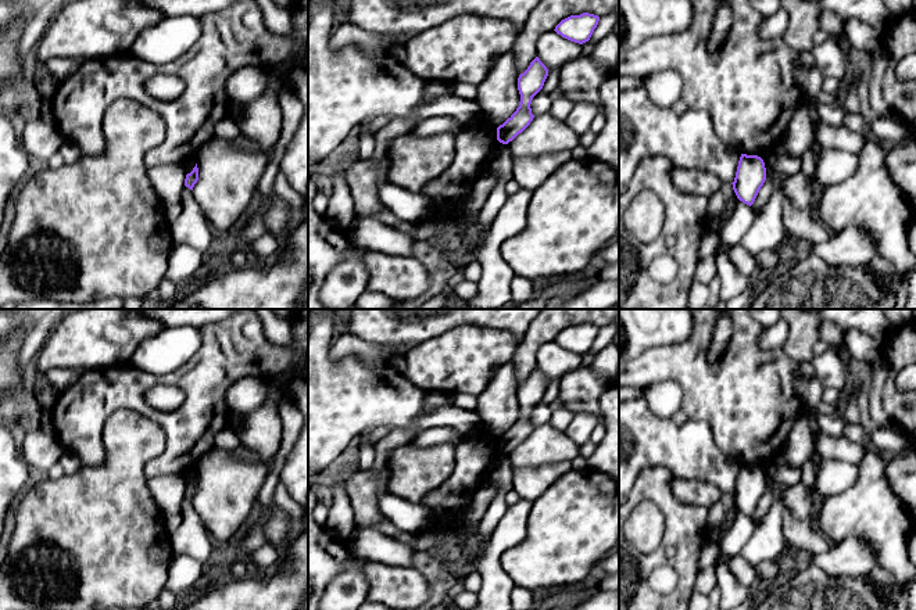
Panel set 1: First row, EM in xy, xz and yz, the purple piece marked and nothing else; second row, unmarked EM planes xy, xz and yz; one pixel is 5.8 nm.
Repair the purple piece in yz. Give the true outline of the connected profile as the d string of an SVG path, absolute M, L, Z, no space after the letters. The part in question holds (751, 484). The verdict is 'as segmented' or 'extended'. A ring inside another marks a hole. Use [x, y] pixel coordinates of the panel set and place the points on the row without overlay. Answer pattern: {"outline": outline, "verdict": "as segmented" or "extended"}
{"outline": "M741 464L733 500L740 512L752 516L766 491L765 473L758 466Z", "verdict": "as segmented"}

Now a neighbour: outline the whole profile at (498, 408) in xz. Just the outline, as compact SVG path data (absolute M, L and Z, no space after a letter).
M509 359L500 365L486 388L477 395L480 427L498 438L516 421L520 413L516 370Z

